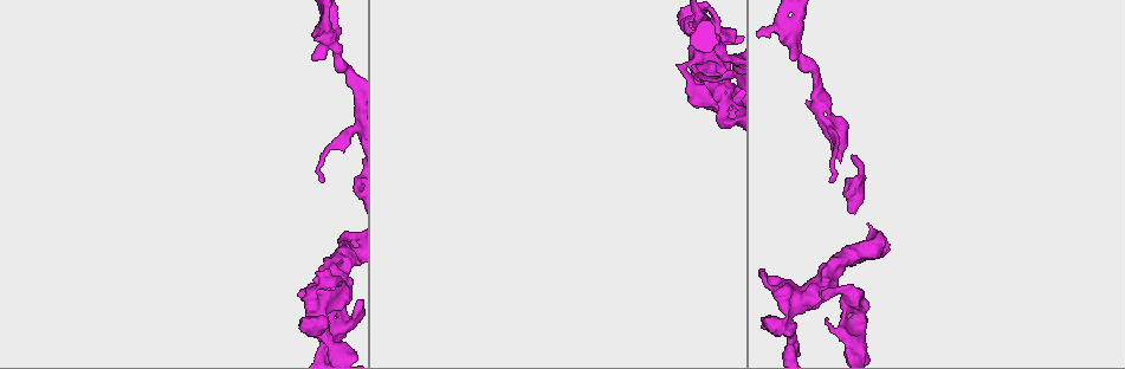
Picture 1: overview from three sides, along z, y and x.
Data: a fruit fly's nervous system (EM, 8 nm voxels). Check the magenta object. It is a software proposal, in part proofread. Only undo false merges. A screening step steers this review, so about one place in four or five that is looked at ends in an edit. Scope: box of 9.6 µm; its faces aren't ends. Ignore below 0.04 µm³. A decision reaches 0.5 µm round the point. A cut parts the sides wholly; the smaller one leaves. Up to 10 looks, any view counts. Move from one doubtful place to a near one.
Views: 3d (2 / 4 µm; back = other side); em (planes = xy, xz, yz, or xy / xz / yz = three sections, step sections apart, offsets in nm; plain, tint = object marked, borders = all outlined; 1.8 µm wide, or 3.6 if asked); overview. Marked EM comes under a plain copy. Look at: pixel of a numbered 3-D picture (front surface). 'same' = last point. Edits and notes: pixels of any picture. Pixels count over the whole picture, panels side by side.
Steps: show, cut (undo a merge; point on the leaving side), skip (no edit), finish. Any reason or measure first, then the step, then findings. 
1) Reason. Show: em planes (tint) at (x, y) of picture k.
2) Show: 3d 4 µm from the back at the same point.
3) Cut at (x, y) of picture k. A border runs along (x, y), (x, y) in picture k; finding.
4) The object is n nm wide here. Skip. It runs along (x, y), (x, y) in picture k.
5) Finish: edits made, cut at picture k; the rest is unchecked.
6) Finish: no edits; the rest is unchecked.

A fork. Show: 3d 4 µm at (860, 322) of picture 1.

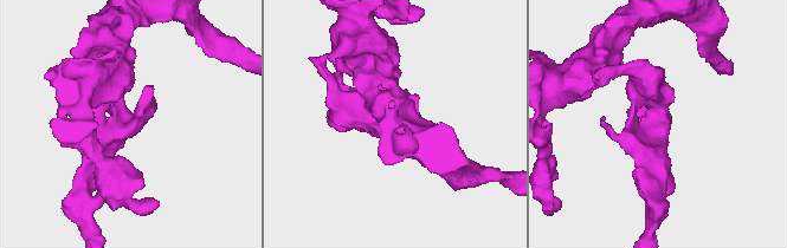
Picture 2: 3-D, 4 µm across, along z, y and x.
Shape alone is not enough. Show: em xz step 8 (tint) at (663, 123) of picture 2.

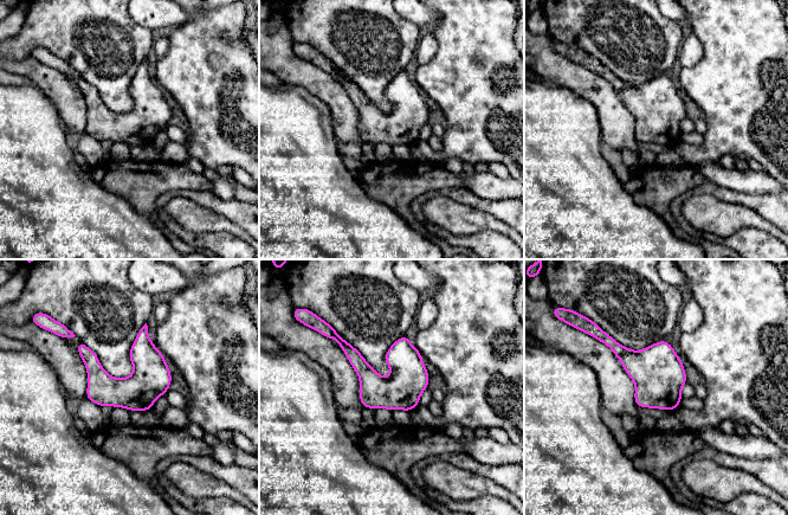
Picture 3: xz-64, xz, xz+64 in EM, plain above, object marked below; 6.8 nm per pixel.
Show: em planes (tint) at the same point.

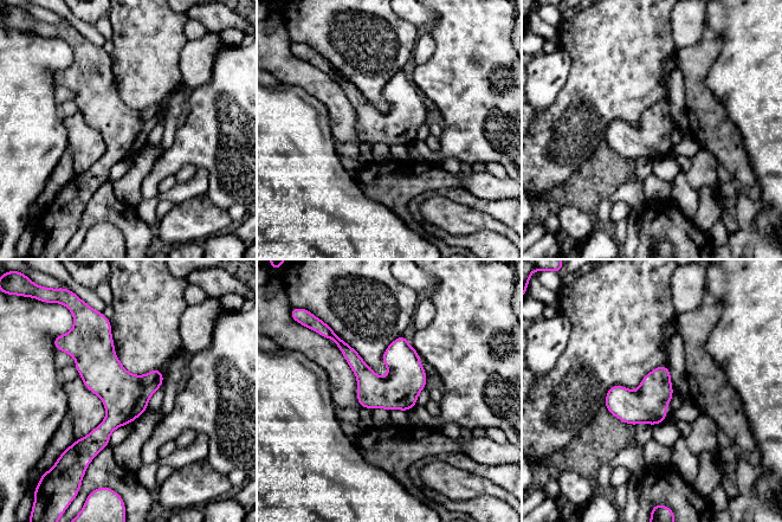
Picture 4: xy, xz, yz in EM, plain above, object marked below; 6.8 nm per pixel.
Skip. One neuron here.

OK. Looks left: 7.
Thin neck. Show: em planes (tint) at (332, 254) of picture 1.

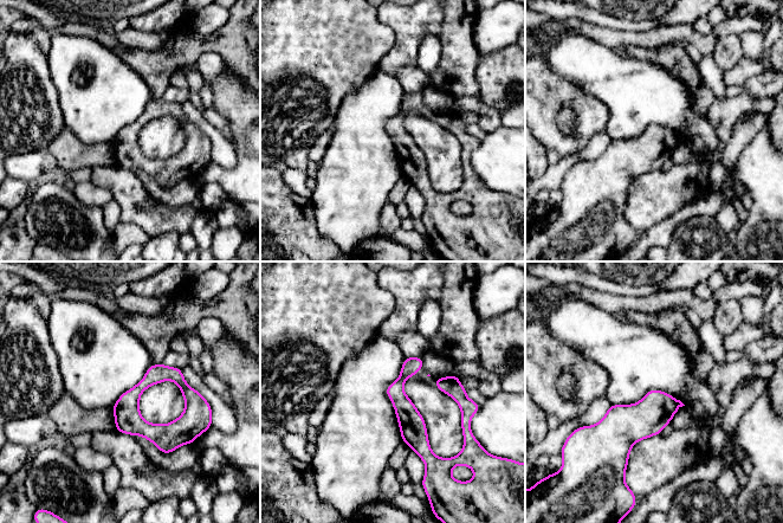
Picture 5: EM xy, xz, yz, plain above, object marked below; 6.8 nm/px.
The object is 150 nm wide here. Skip. It runs along (407, 360), (399, 399), (429, 454) in picture 5; all the same neuron.

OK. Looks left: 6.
A fork. Show: em xz step 16 (tint) at (789, 318) of picture 1.

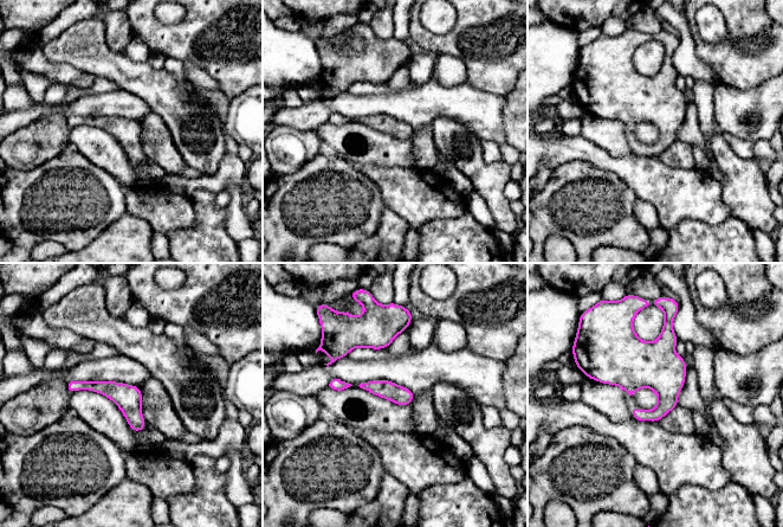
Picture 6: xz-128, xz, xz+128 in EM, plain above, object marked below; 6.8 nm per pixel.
Another direction. Show: em planes (tint) at the same point.

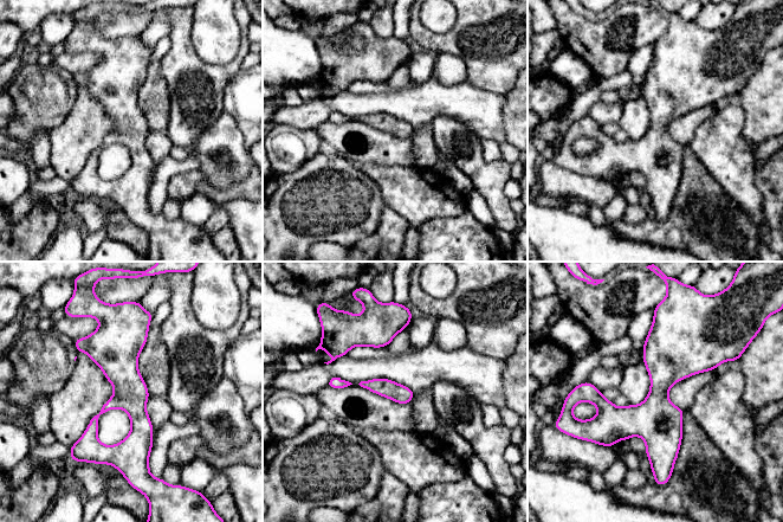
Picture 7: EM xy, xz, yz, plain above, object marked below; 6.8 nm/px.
Skip. One neuron here.

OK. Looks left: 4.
Touches itself. Show: 3d 2 µm from the back at (781, 25) of picture 1.

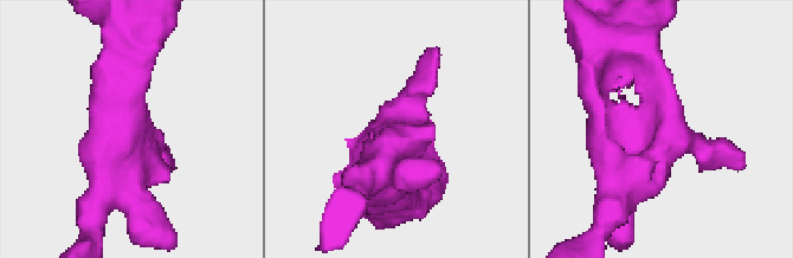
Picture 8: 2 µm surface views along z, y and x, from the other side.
Show: em planes (tint) at (670, 133) of picture 8.

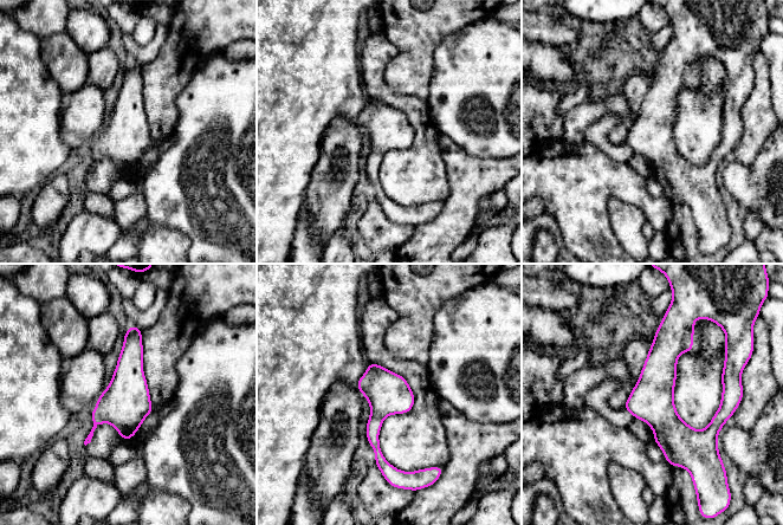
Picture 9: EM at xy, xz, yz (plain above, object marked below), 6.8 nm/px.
Skip. One neuron here.

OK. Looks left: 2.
Finish: no edits; the rest is unchecked.

